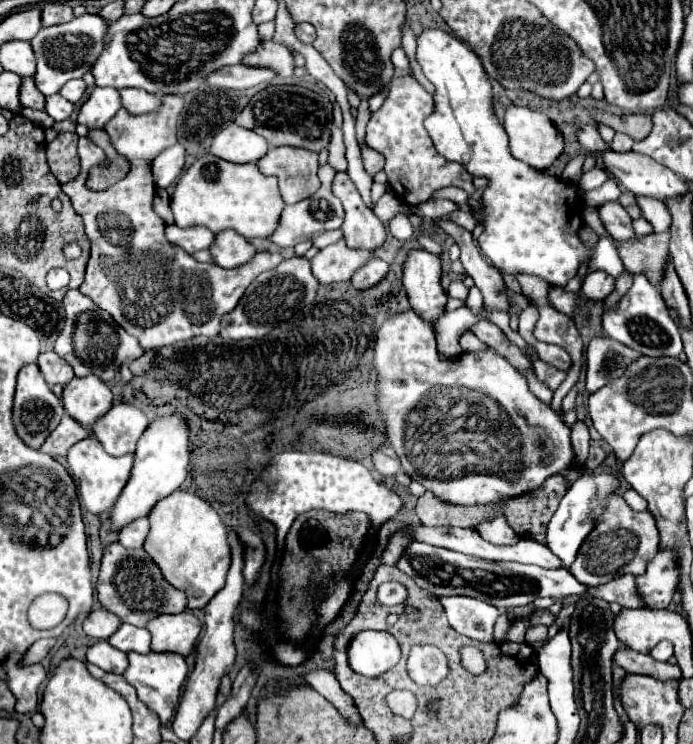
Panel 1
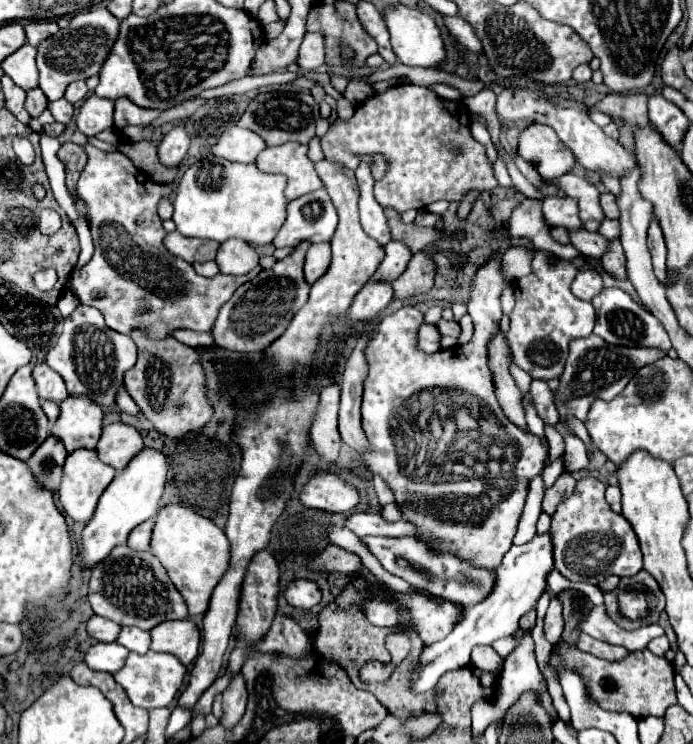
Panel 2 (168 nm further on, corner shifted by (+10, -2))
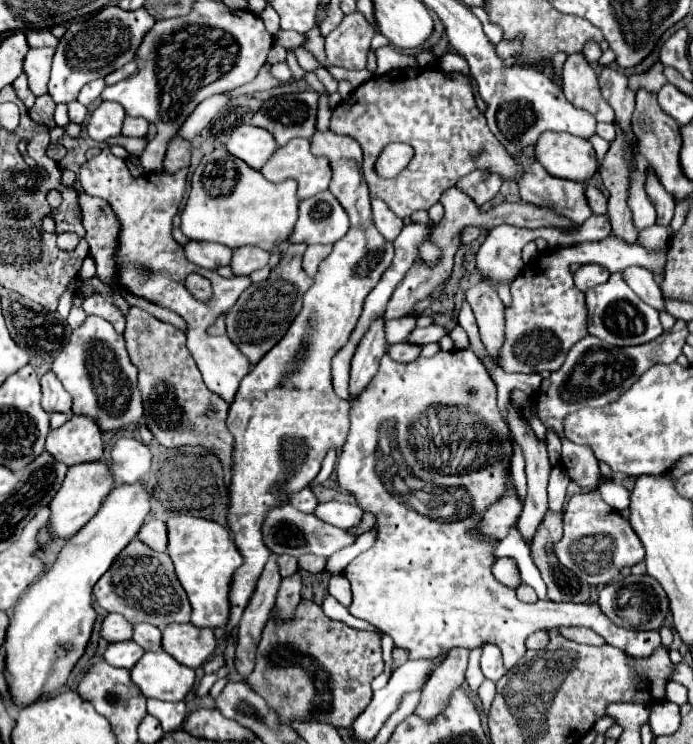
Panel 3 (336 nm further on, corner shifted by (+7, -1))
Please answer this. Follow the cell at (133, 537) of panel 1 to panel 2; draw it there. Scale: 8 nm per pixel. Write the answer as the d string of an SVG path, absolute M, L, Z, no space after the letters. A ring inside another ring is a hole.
M146 520L144 524L136 526L128 538L128 546L132 550L150 550L150 538L152 538L154 520Z

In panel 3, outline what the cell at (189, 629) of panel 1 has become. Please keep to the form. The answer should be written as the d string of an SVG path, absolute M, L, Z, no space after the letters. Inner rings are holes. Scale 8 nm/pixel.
M169 623L163 629L163 651L179 663L197 669L217 647L211 629L201 629L191 623Z

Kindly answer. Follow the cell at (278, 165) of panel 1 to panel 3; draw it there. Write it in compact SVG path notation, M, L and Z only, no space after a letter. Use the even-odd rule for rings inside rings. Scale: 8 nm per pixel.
M291 139L287 145L277 147L271 159L261 167L261 173L271 183L295 179L299 185L299 199L327 191L331 181L331 167L327 159L315 157L307 139Z

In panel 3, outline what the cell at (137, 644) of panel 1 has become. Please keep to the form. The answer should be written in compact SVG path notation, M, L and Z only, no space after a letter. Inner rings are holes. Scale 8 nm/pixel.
M137 623L133 627L133 637L137 645L141 645L145 651L159 651L161 649L161 631L157 627L151 627L149 623Z

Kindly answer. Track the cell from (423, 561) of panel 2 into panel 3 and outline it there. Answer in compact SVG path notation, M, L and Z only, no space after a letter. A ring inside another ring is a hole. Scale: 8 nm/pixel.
M291 505L277 507L277 511L267 515L267 523L263 527L263 537L265 537L267 547L271 547L273 553L277 553L277 555L287 553L287 555L297 557L297 559L301 555L307 555L307 553L331 557L339 549L349 547L349 545L353 545L357 541L357 535L349 533L347 529L329 525L329 523L317 519L315 515L303 515L301 511L295 511L295 507L291 507Z

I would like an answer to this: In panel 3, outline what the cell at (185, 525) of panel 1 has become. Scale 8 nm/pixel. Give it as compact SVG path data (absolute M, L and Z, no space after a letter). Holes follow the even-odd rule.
M173 513L167 519L167 553L175 565L179 583L187 591L187 597L193 607L191 623L197 627L225 627L229 617L229 583L235 569L241 567L243 557L239 555L231 533L227 527L193 517L189 513Z

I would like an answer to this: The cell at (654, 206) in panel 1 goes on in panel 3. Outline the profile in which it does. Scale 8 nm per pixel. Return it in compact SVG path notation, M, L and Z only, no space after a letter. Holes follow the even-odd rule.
M597 135L595 139L591 139L591 145L593 145L593 149L595 149L595 153L597 153L597 161L599 161L599 165L601 165L603 159L605 159L605 155L607 155L607 151L609 151L609 143Z

